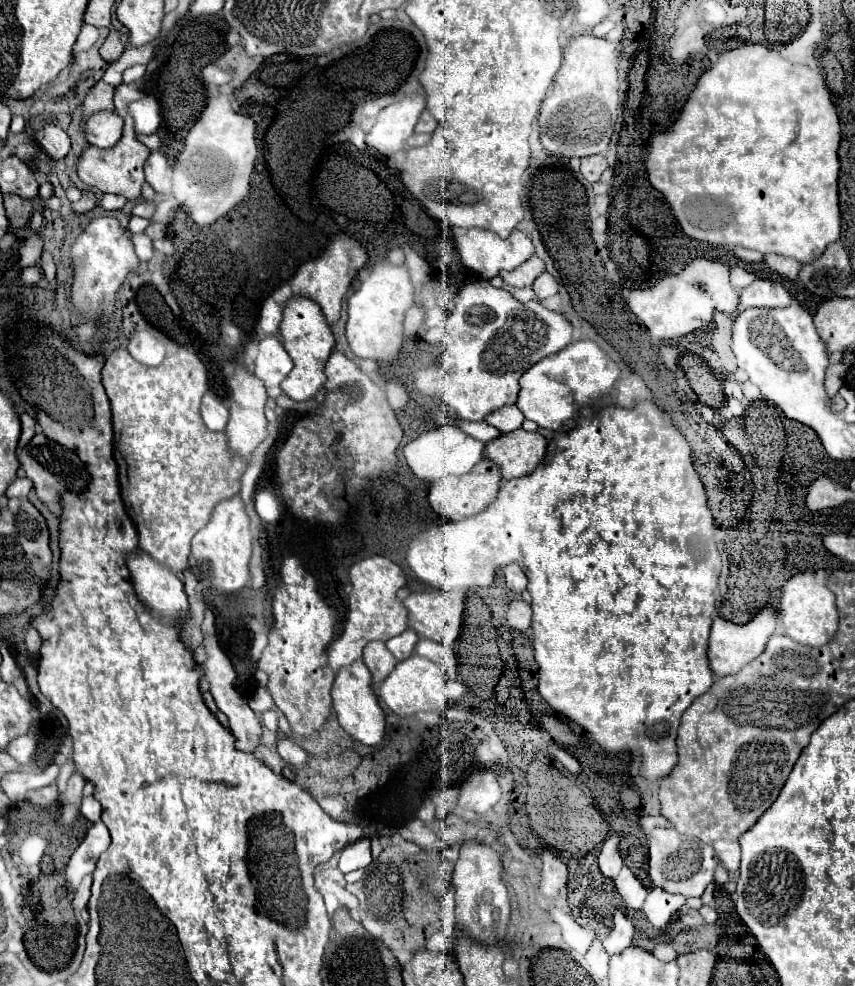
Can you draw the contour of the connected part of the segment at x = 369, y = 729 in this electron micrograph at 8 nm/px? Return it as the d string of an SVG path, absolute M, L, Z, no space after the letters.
M355 660L353 664L349 664L349 668L343 668L341 672L335 674L331 698L333 698L333 710L337 712L337 720L351 738L355 738L367 746L377 746L383 740L385 714L383 714L375 694L371 692L371 672L363 664L363 660Z

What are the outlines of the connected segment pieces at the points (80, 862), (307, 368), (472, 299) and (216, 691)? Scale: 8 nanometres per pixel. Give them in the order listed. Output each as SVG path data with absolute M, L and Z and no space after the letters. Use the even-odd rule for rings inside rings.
M95 822L83 842L77 846L77 850L71 854L67 868L65 868L65 878L67 878L67 886L77 890L77 886L81 884L81 880L91 874L95 870L95 864L101 856L101 852L105 852L111 844L111 836L109 830L103 822Z
M293 296L285 302L283 308L283 320L281 320L281 338L283 338L283 346L287 350L287 354L293 360L293 370L289 372L289 376L283 380L281 388L283 392L297 402L303 400L311 400L325 384L325 362L335 346L335 338L333 332L319 308L317 302L309 300L309 298L301 298L301 296Z
M489 280L467 284L459 294L455 294L453 300L455 310L445 320L445 336L439 342L437 366L419 370L415 374L415 386L421 394L441 398L463 420L479 422L489 412L495 412L507 404L515 404L519 394L519 376L529 370L537 360L559 352L571 342L573 326L563 314L543 308L537 300L523 304L503 288L493 288Z
M207 636L207 638L203 640L203 646L205 646L207 654L209 654L207 662L203 664L203 670L205 670L207 680L211 682L211 694L213 694L215 702L217 702L217 708L229 718L229 728L231 728L231 732L233 732L233 736L235 736L235 748L241 750L241 752L255 752L255 748L259 746L259 738L261 738L261 722L259 722L259 718L253 714L253 710L249 708L247 700L245 700L245 698L235 690L235 686L233 686L237 674L235 674L235 670L233 670L233 666L231 666L231 660L229 660L227 654L221 650L221 646L219 646L219 642L217 642L215 636Z

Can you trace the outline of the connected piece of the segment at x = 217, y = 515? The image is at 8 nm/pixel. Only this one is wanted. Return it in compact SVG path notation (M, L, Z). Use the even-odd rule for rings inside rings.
M231 496L221 500L211 514L211 522L195 534L191 544L191 558L189 570L201 578L209 578L209 584L225 594L233 594L245 588L249 580L249 558L253 548L253 534L251 534L251 520L245 512L245 504L239 496Z

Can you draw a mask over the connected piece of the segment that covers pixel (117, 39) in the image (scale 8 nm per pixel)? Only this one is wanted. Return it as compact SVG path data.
M111 30L109 36L105 38L105 42L99 48L99 54L105 62L113 62L117 60L117 56L121 56L121 52L127 46L127 34L119 32L119 30Z

